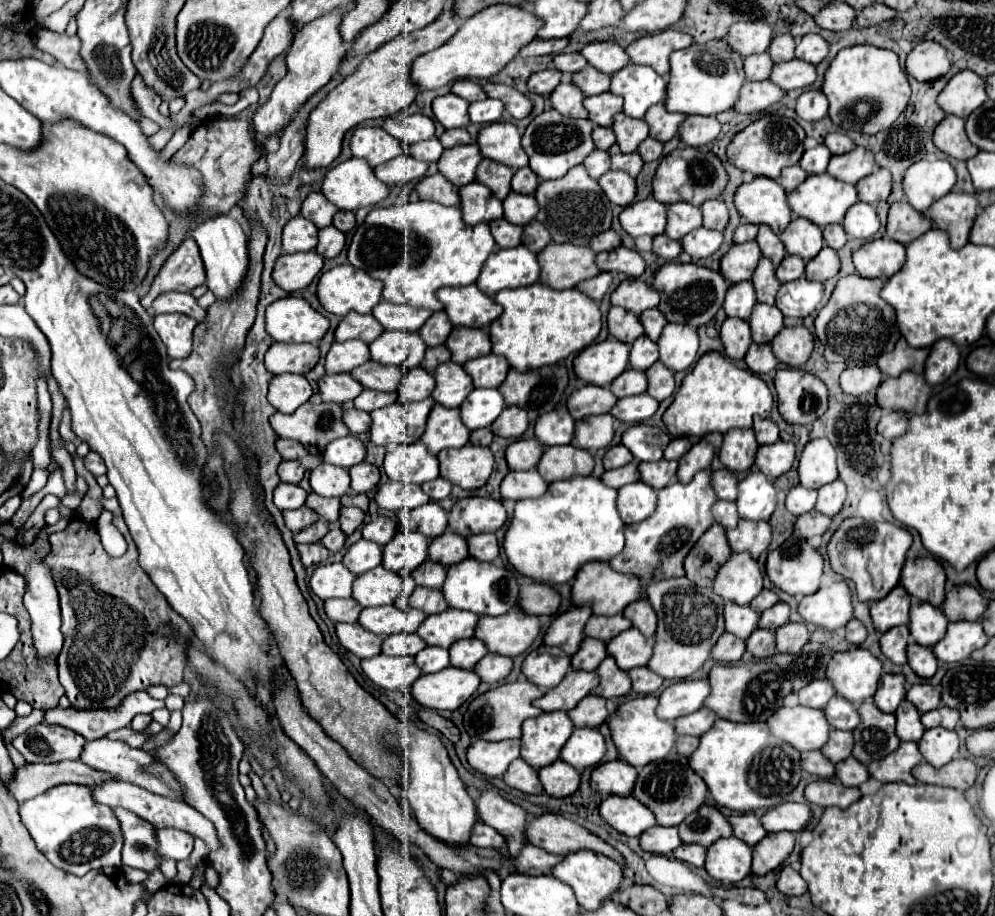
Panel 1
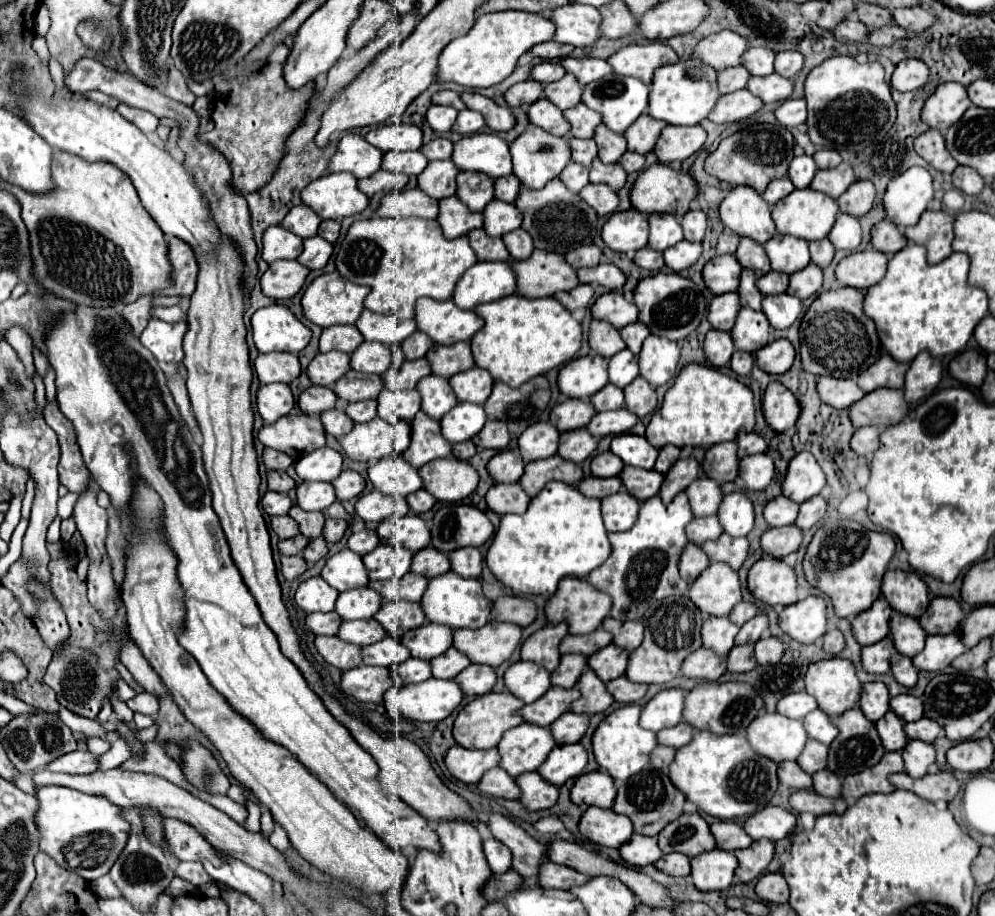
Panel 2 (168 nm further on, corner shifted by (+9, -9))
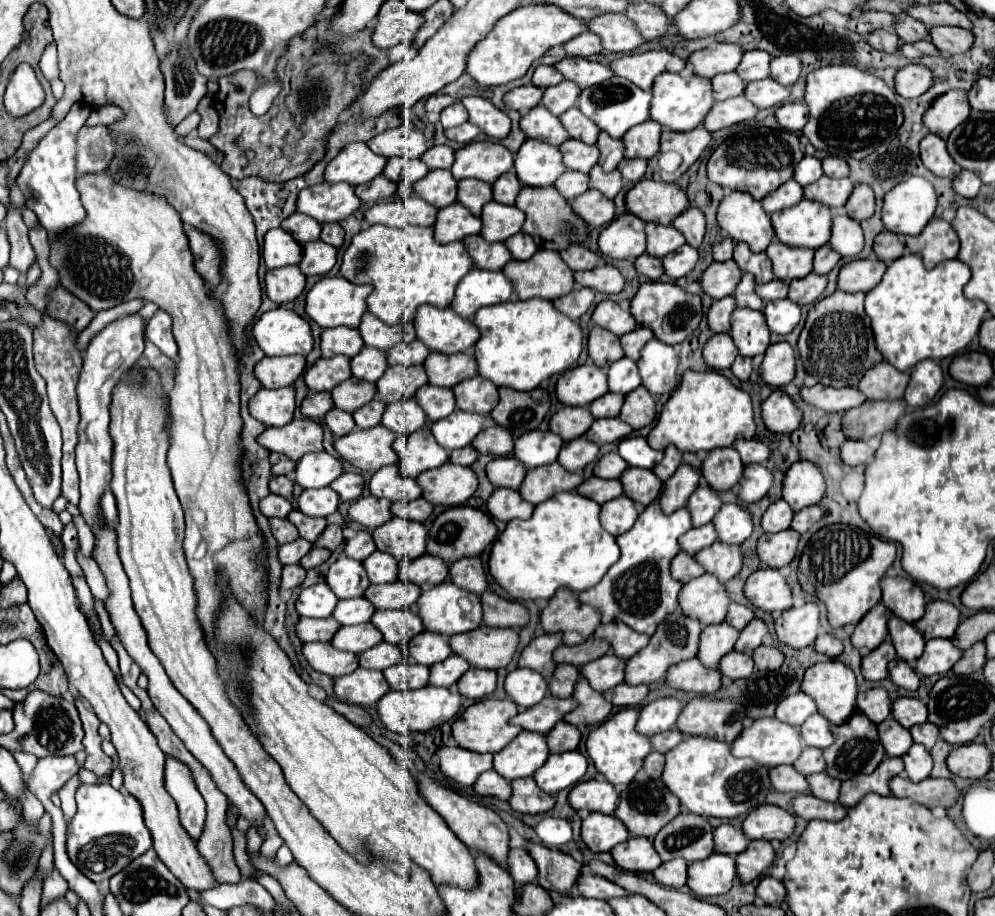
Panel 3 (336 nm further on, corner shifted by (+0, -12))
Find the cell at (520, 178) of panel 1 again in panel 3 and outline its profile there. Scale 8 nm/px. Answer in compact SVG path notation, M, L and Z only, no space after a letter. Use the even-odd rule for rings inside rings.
M510 170L510 172L506 172L504 176L500 176L500 178L492 184L492 188L494 188L494 200L496 200L496 202L500 202L500 204L514 204L514 202L516 202L516 196L520 194L522 184L520 184L516 172Z

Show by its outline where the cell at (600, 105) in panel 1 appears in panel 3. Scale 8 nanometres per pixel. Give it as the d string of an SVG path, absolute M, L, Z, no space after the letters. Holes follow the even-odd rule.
M570 108L568 112L564 112L560 120L572 138L582 140L584 144L596 144L600 128L596 128L596 124L592 124L592 120L588 120L578 108Z

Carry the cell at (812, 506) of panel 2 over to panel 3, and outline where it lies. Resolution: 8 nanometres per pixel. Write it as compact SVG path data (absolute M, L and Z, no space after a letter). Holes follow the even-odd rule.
M816 504L816 506L808 506L808 508L800 510L800 512L796 512L796 516L794 516L794 520L792 520L792 528L794 528L796 532L804 534L804 532L808 532L824 514L826 514L826 512L824 512L822 506L818 506L818 504Z

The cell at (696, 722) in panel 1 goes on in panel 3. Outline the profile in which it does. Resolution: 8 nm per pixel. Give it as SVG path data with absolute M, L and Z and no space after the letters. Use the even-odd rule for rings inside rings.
M674 728L674 730L668 730L668 732L654 734L654 736L652 736L652 746L654 746L654 750L666 754L668 750L676 748L684 738L686 738L686 734L678 732L678 728Z

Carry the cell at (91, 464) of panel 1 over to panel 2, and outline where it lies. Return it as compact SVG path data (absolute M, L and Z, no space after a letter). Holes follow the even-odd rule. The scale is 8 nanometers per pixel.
M47 401L43 409L43 417L47 425L59 435L59 447L61 447L61 461L57 467L59 481L61 485L67 487L69 493L79 493L79 489L87 485L87 477L91 477L91 473L85 469L85 463L81 459L75 429L71 421L59 411L57 401L55 403Z

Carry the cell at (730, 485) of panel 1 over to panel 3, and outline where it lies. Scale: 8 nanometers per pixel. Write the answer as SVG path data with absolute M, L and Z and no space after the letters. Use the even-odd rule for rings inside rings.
M708 484L698 486L688 500L688 510L692 514L692 524L694 526L708 524L716 516L716 512L720 510L720 506L722 506L722 500L720 500L720 496L714 488L710 488Z

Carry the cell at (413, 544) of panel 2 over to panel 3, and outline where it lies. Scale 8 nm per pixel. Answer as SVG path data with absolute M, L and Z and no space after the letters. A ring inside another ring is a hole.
M396 516L374 532L374 540L398 560L414 560L426 552L428 530L424 524Z

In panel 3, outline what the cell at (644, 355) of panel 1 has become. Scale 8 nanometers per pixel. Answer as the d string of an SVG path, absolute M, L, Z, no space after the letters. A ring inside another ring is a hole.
M626 356L620 362L614 362L608 370L608 386L610 392L620 392L620 394L628 394L632 392L636 386L642 384L638 366L634 360L628 360Z

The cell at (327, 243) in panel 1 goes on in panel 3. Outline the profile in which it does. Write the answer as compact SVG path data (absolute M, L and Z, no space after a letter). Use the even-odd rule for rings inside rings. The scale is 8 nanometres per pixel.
M322 240L304 244L304 258L300 262L300 270L306 276L326 274L332 270L334 264L336 264L336 248L332 248L330 244L324 244Z

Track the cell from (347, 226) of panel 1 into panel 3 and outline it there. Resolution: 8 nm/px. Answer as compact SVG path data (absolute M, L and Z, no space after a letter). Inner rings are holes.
M324 224L320 240L328 242L328 244L332 244L336 248L340 248L344 244L344 228L340 224Z

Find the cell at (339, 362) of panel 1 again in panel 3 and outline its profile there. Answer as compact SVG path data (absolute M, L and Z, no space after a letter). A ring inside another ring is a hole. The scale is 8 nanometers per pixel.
M332 356L332 358L320 358L312 368L308 368L304 380L310 390L324 392L332 390L340 382L348 380L352 376L350 372L350 358L348 356Z

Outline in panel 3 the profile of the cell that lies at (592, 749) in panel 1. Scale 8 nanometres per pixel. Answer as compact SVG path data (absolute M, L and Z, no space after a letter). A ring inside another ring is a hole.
M578 750L550 754L546 764L534 774L536 784L550 794L556 794L568 786L574 786L586 774L588 760Z

